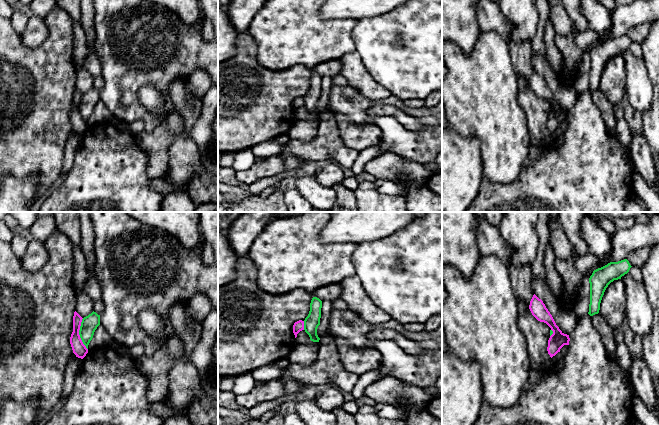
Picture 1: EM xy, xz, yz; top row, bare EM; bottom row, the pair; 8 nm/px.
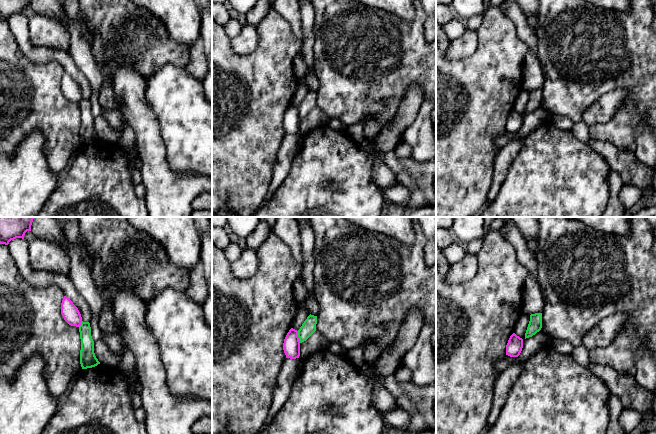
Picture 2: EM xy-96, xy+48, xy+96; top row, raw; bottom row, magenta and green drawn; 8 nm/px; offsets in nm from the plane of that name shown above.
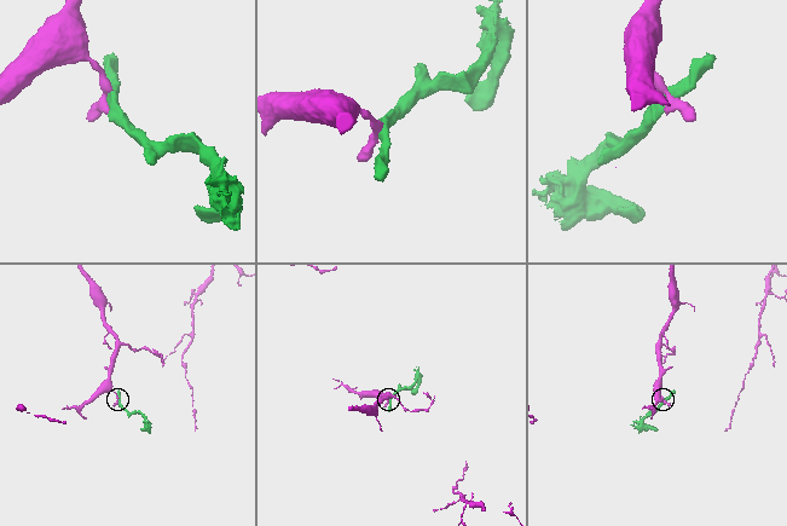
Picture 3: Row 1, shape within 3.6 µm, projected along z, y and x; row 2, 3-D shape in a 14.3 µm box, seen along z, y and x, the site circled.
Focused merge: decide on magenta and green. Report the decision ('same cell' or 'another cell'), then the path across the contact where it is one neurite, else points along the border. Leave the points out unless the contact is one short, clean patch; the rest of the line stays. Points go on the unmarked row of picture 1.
another cell; border along xy (82, 94), (79, 113), (87, 125)

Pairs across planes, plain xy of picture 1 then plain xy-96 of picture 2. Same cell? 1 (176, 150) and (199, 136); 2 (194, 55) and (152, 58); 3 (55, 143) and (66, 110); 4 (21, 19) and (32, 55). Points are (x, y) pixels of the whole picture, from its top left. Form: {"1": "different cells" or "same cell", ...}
{"1": "different cells", "2": "same cell", "3": "same cell", "4": "same cell"}

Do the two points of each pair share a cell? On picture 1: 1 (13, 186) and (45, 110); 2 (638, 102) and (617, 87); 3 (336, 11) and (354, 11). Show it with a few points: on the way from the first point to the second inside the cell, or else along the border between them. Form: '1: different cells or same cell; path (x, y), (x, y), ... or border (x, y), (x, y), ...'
1: different cells; border (10, 172), (17, 177), (39, 174), (38, 189)
2: different cells; border (625, 68), (626, 92)
3: same cell; path (340, 11), (350, 11)

